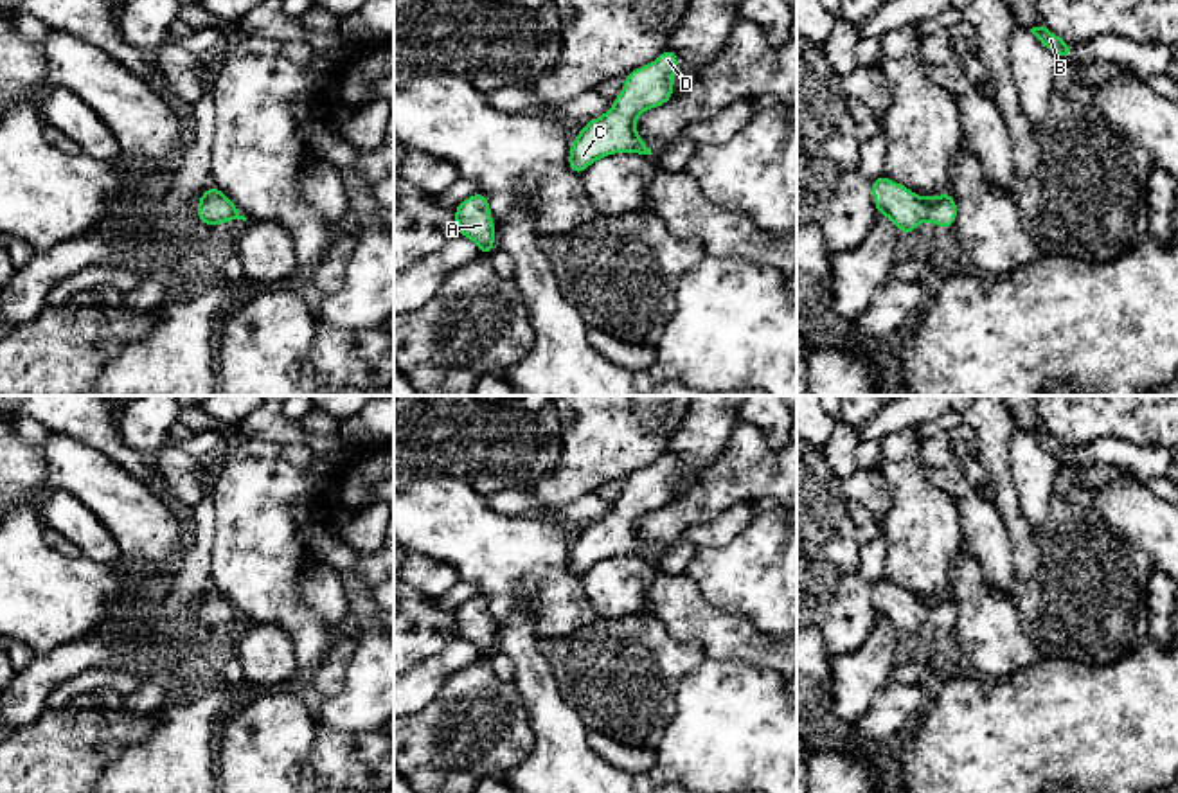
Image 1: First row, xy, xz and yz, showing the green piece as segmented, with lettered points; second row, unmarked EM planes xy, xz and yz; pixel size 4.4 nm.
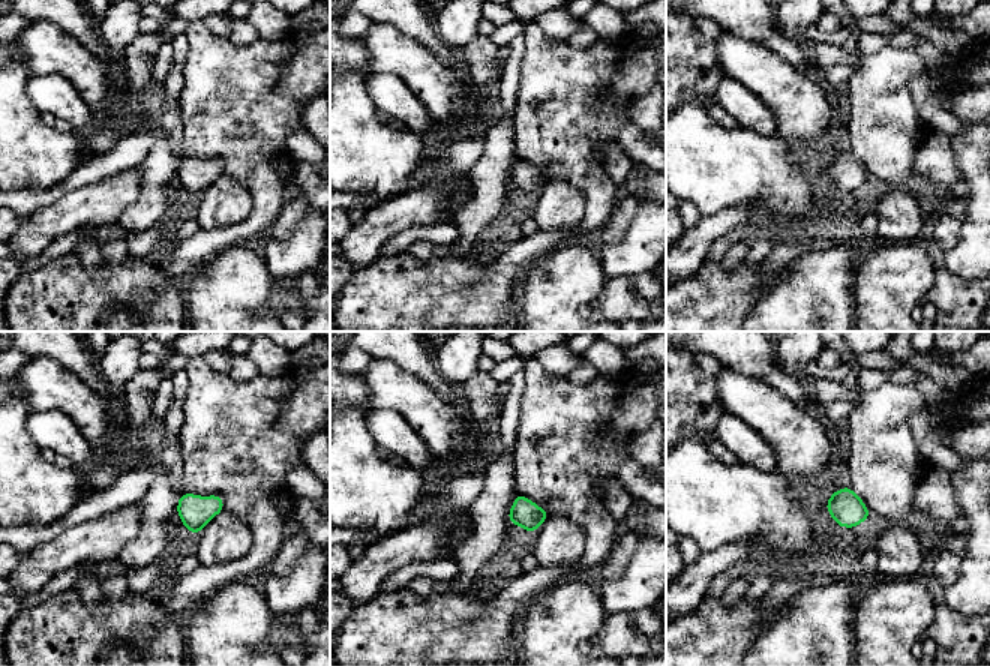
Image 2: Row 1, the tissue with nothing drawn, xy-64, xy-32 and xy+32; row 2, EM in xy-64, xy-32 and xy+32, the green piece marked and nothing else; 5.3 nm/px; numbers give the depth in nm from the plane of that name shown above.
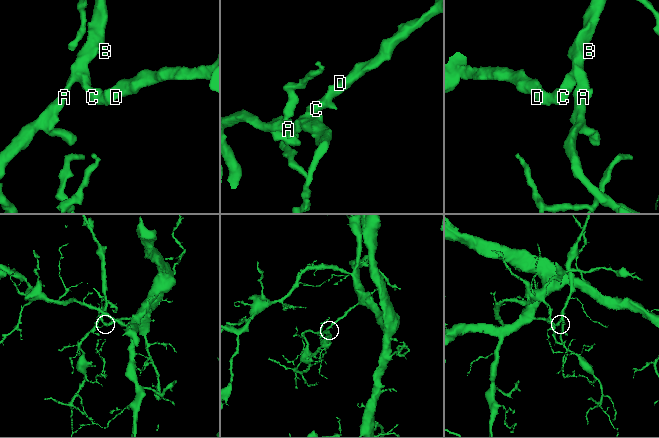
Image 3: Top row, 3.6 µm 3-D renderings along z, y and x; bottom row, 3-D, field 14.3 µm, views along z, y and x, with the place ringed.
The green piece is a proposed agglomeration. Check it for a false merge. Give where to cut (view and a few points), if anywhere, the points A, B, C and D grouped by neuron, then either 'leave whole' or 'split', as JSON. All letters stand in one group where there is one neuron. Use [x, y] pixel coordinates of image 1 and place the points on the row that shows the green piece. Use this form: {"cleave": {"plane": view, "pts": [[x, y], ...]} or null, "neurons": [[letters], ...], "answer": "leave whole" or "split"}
{"cleave": null, "neurons": [["A", "B", "C", "D"]], "answer": "leave whole"}

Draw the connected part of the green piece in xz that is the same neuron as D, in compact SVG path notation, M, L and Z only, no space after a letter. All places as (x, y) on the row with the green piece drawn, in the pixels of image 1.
M667 49L649 65L626 74L613 106L586 122L572 140L570 171L581 174L588 165L613 153L653 155L637 133L637 117L673 99L676 68L678 56Z

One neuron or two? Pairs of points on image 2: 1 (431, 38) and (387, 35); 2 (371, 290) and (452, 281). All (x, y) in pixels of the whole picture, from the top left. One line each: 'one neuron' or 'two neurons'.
1: two neurons
2: one neuron

